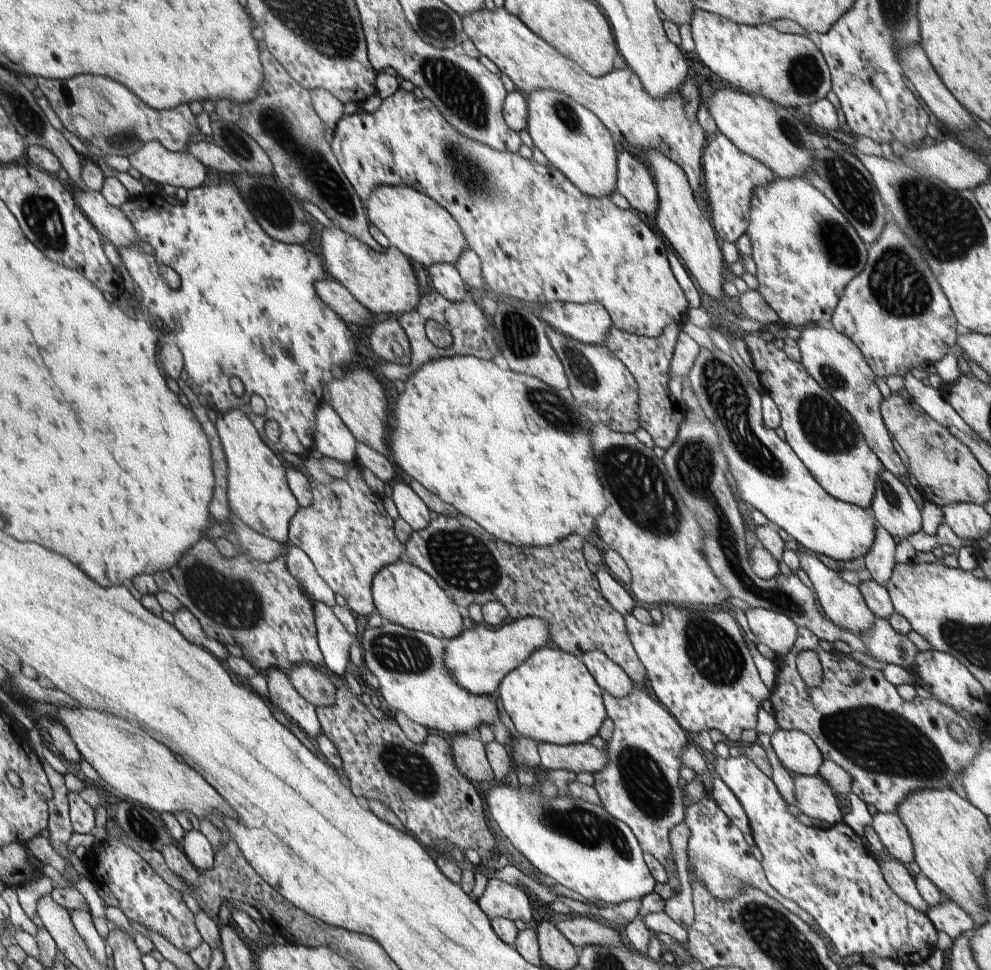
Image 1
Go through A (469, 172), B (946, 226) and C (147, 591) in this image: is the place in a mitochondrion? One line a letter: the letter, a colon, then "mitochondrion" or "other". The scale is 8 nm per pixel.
A: mitochondrion
B: mitochondrion
C: other

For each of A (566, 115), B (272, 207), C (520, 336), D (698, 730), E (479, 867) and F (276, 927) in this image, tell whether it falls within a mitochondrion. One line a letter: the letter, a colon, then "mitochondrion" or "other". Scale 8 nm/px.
A: mitochondrion
B: mitochondrion
C: mitochondrion
D: other
E: other
F: other

